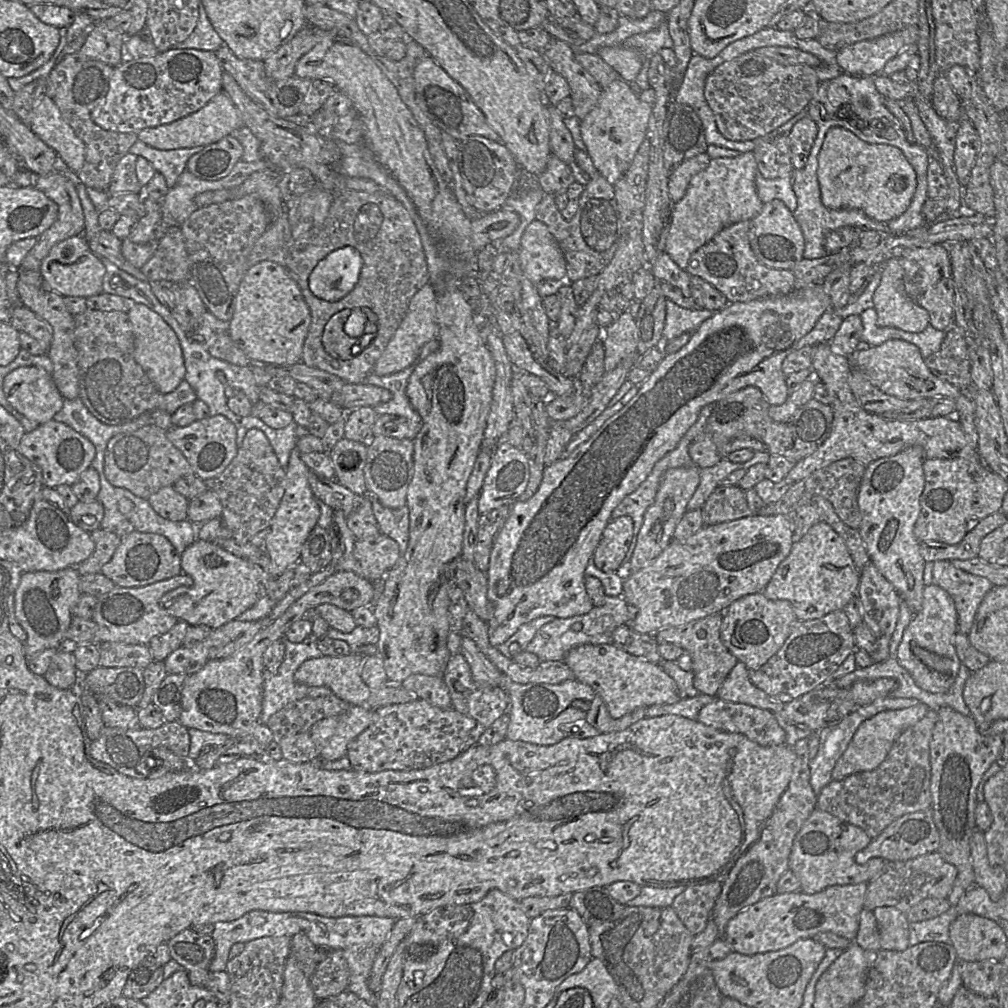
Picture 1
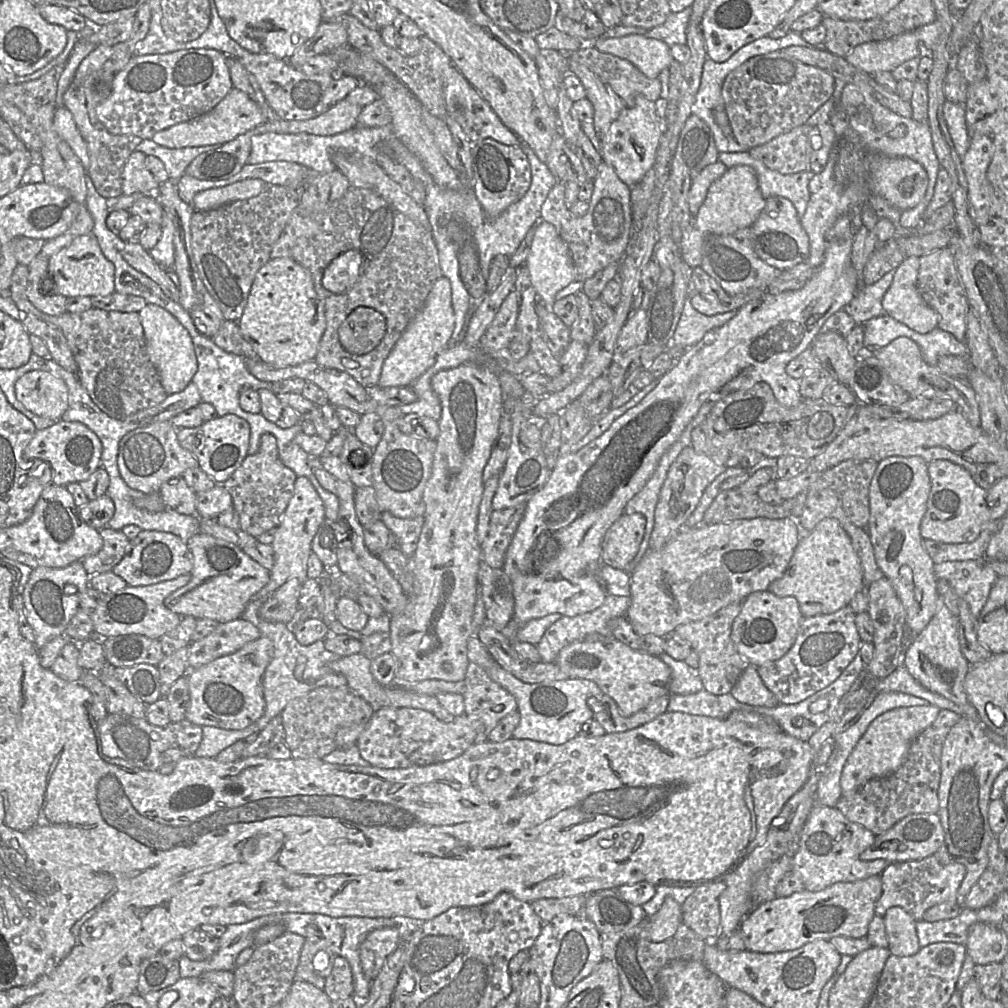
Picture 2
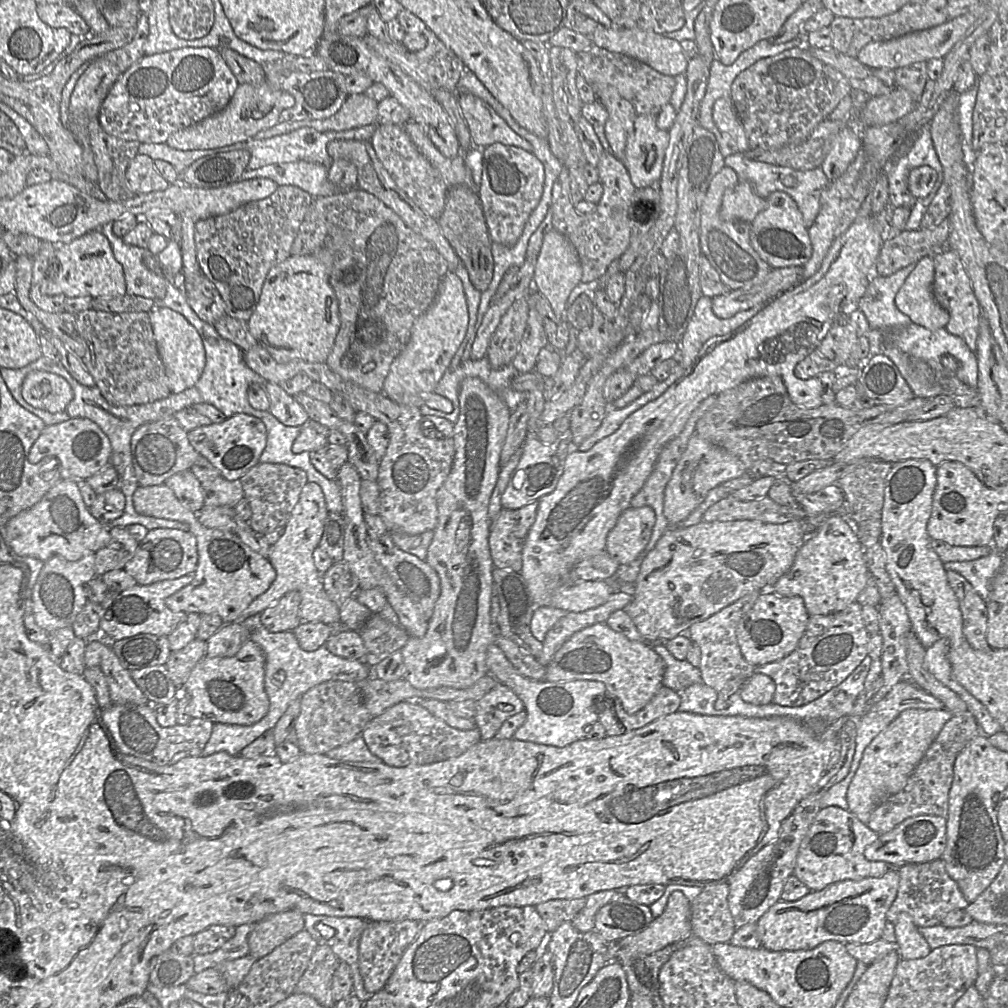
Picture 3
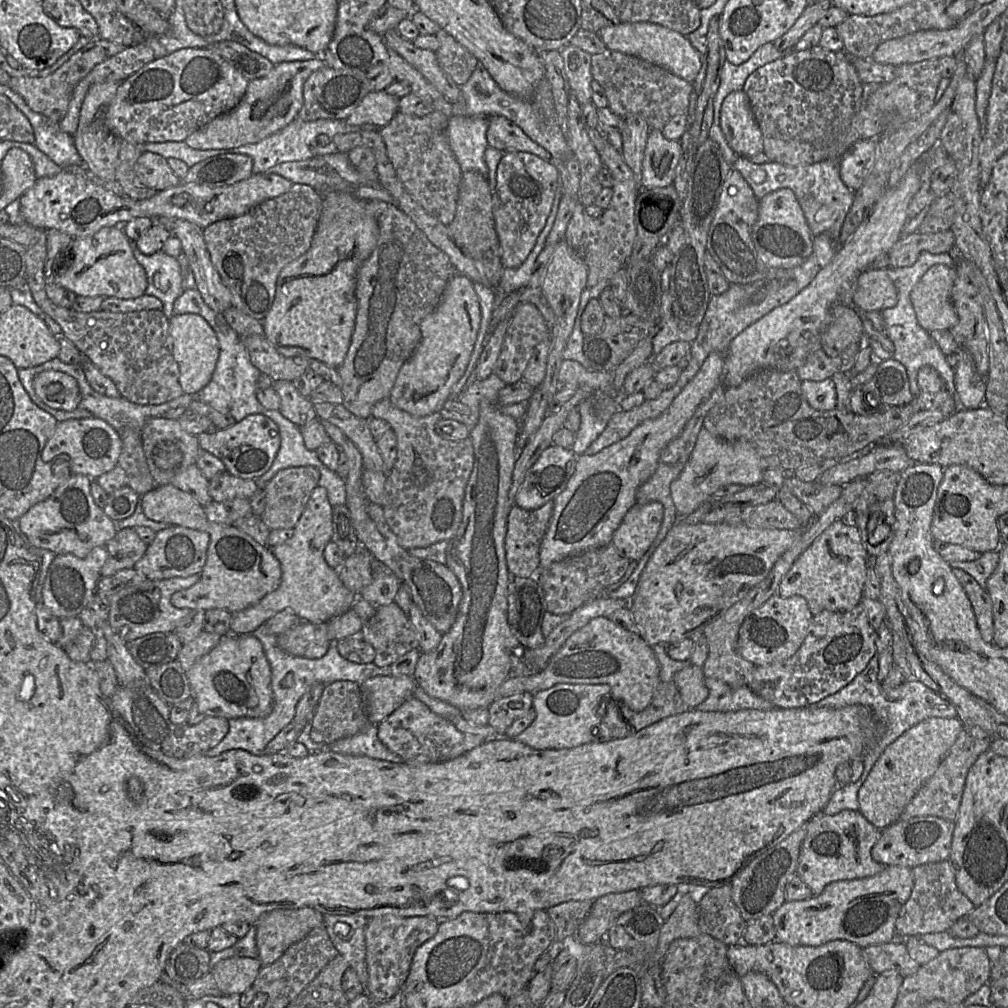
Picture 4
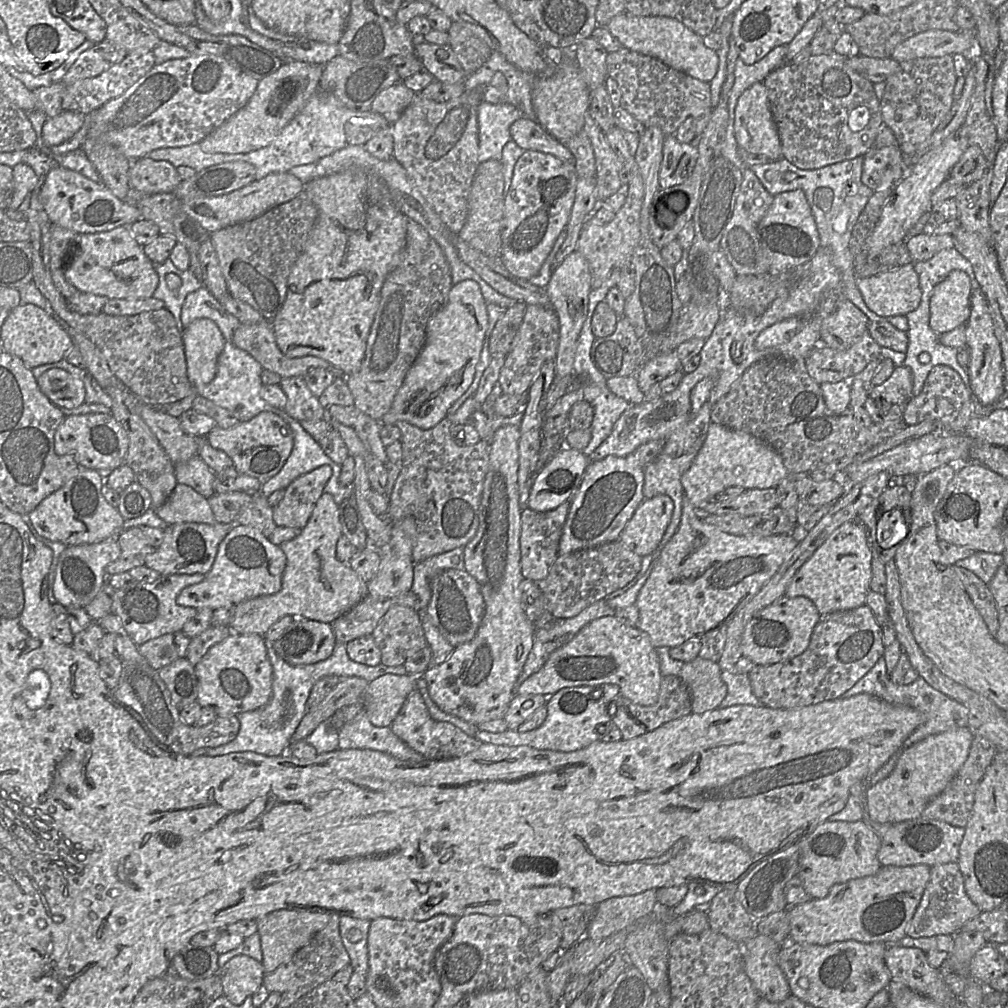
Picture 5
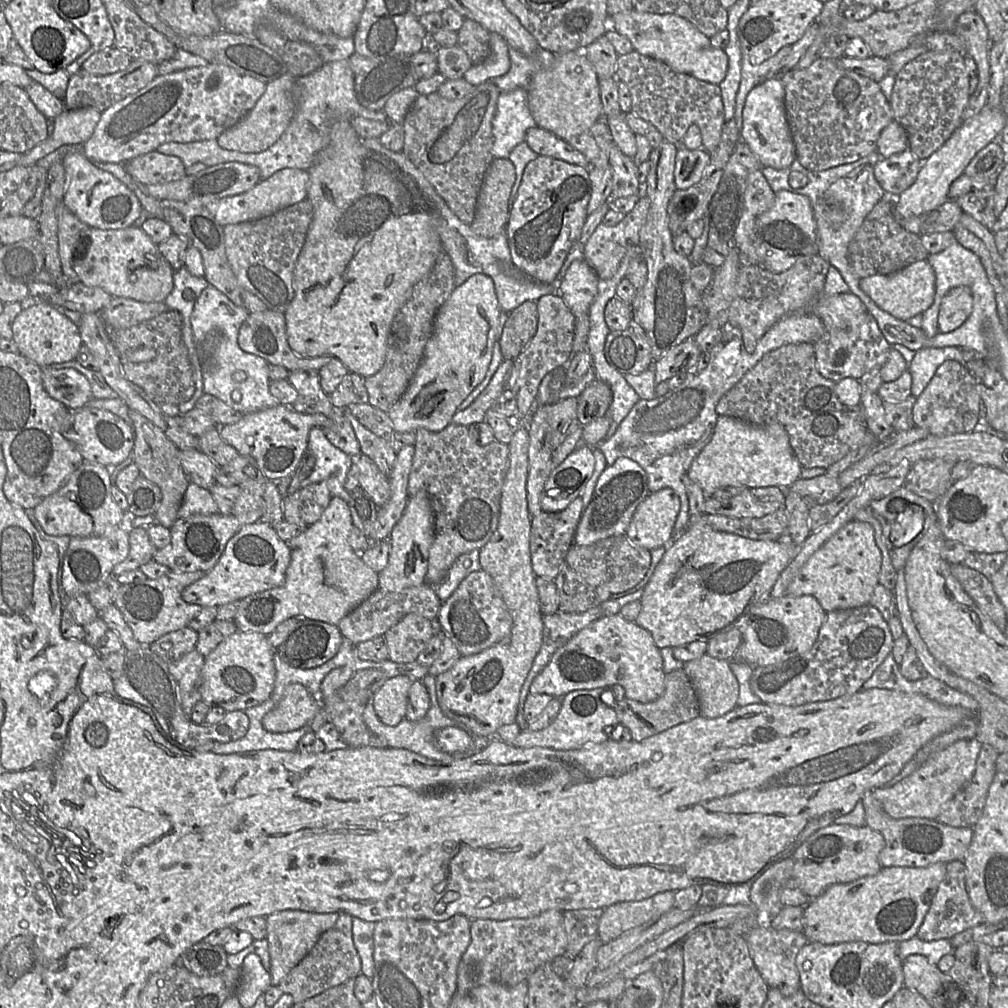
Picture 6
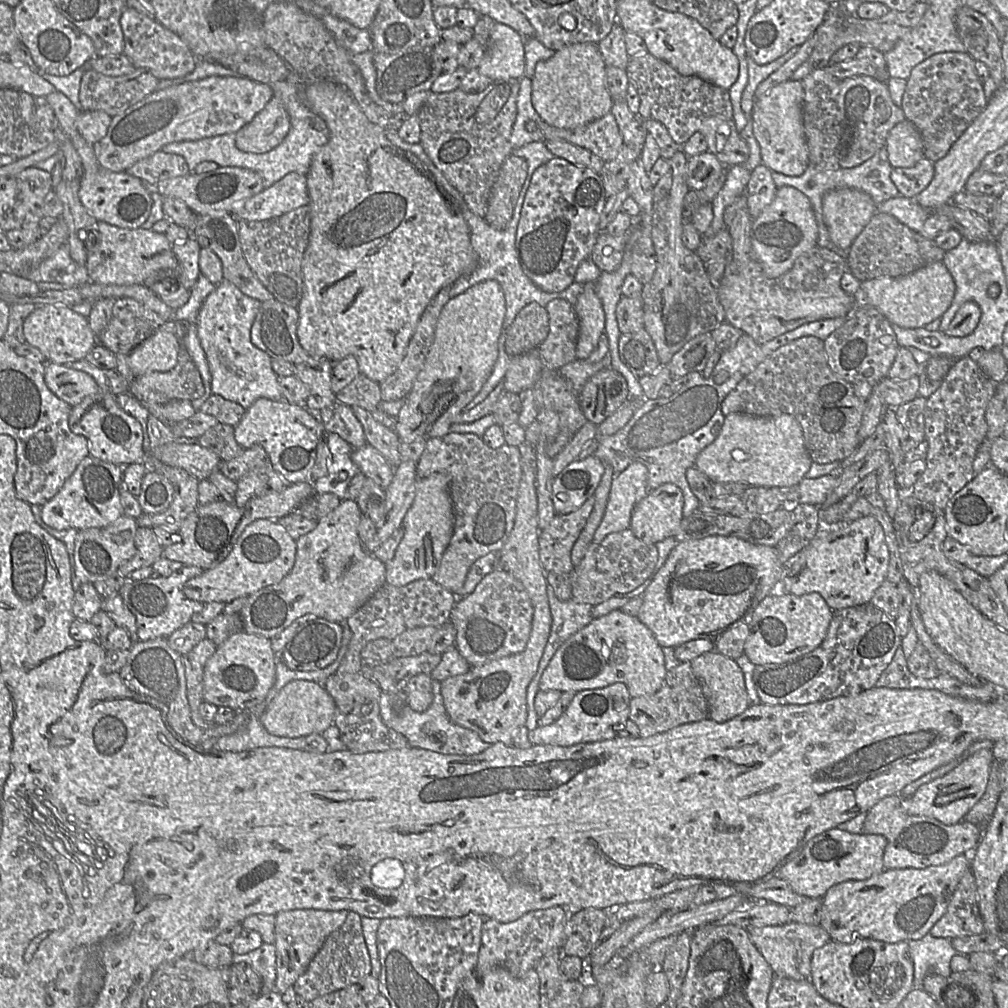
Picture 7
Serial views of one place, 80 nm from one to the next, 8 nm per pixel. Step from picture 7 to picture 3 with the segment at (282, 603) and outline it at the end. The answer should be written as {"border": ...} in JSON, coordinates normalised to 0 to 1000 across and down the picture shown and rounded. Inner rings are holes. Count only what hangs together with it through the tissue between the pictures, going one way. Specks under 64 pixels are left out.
{"border":[[[306,477],[281,524],[280,532],[272,541],[268,542],[266,555],[273,563],[274,573],[264,587],[249,597],[238,616],[246,611],[258,610],[260,606],[275,598],[289,586],[296,586],[299,589],[297,612],[300,617],[331,619],[337,616],[337,601],[329,596],[323,588],[320,581],[320,570],[315,567],[311,556],[311,548],[316,542],[325,510],[319,484],[315,480]]]}

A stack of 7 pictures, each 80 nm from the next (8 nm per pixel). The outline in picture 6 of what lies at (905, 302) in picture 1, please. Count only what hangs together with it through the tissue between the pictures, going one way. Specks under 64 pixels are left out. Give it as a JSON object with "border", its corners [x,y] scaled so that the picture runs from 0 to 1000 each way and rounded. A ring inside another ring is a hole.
{"border":[[[949,284],[936,295],[931,312],[931,326],[941,330],[952,324],[963,313],[965,296],[959,284]]]}

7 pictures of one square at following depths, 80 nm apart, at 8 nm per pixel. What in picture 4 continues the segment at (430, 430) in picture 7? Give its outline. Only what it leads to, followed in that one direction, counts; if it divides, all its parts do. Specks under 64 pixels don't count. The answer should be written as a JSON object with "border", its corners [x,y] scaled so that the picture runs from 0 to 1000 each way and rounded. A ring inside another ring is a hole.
{"border":[[[450,272],[433,307],[418,321],[418,338],[397,365],[387,389],[388,400],[411,414],[422,414],[439,406],[449,384],[460,373],[477,321],[475,295],[468,279]]]}

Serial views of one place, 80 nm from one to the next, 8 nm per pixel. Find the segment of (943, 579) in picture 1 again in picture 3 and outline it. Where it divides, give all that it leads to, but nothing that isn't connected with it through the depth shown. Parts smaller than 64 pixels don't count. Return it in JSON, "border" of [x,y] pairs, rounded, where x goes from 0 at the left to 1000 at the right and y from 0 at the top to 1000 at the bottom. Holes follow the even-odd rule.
{"border":[[[986,544],[980,551],[968,556],[937,559],[939,567],[947,566],[953,569],[977,595],[981,591],[983,578],[993,561],[994,550]]]}

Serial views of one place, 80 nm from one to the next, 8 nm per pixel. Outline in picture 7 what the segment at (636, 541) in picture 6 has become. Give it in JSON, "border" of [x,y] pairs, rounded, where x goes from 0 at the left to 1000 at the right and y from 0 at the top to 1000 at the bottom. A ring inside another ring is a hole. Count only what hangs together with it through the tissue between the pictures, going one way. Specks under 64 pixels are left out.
{"border":[[[661,479],[645,488],[630,503],[624,526],[642,540],[670,533],[678,512],[679,494],[673,482]]]}

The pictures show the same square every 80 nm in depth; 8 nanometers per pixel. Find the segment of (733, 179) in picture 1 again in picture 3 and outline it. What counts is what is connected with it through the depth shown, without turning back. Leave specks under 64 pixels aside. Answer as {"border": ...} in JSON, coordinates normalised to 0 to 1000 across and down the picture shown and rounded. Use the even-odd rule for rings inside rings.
{"border":[[[735,178],[718,191],[714,214],[719,219],[736,218],[745,221],[759,206],[759,202],[760,198],[750,192],[745,182]]]}

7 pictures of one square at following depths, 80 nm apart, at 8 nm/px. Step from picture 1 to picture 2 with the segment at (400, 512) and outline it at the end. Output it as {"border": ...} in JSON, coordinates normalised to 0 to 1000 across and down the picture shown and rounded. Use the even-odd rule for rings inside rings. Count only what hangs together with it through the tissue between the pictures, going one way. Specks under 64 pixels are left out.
{"border":[[[378,507],[377,516],[394,536],[394,543],[404,552],[409,552],[414,544],[420,513],[395,514],[384,507]]]}

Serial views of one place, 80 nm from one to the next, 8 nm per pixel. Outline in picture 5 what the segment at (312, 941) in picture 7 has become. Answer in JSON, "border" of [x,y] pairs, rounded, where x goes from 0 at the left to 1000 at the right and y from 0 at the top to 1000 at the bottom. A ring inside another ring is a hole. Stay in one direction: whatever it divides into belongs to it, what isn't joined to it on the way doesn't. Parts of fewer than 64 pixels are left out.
{"border":[[[273,903],[255,914],[259,933],[260,957],[263,965],[272,963],[286,954],[300,939],[305,938],[312,928],[319,923],[328,911],[328,907],[307,903]]]}

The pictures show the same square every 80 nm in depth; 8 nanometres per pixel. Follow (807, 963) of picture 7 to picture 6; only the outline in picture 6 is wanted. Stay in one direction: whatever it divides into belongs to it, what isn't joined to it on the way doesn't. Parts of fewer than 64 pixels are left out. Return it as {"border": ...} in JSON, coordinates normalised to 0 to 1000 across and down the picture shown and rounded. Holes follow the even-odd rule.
{"border":[[[757,917],[740,927],[739,933],[748,957],[763,980],[771,980],[780,988],[794,981],[793,965],[789,955],[790,948],[797,938],[805,936],[797,925],[782,922],[771,923]]]}

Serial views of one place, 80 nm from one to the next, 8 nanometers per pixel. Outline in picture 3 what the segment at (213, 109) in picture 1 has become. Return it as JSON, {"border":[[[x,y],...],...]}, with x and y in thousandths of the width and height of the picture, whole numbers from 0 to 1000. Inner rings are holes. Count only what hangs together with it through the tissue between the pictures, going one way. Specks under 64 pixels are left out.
{"border":[[[262,77],[259,83],[237,83],[223,107],[170,133],[165,143],[179,149],[211,148],[253,137],[253,135],[277,122],[281,109],[292,104],[292,96],[281,89],[270,87]]]}

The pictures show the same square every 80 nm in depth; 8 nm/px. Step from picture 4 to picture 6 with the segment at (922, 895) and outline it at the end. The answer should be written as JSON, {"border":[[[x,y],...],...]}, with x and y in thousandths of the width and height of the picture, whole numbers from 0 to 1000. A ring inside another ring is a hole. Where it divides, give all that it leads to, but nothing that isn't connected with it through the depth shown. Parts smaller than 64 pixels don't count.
{"border":[[[954,854],[938,857],[938,867],[927,887],[922,903],[909,930],[918,934],[943,932],[948,927],[976,915],[973,906],[964,898],[958,880],[958,861]]]}

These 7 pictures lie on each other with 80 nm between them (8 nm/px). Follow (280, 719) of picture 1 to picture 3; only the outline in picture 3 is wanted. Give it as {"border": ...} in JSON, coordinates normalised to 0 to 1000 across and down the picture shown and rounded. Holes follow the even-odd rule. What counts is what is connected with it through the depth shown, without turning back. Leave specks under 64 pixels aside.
{"border":[[[324,676],[309,683],[298,691],[298,706],[292,716],[290,733],[300,748],[323,748],[358,729],[369,713],[356,679]]]}

